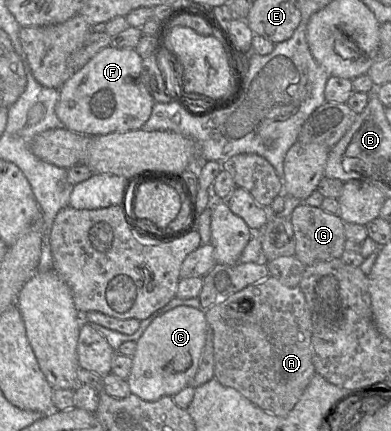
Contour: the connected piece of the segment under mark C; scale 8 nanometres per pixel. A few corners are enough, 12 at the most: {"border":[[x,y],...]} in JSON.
{"border":[[177,306],[136,342],[126,379],[145,401],[197,373],[205,311]]}

